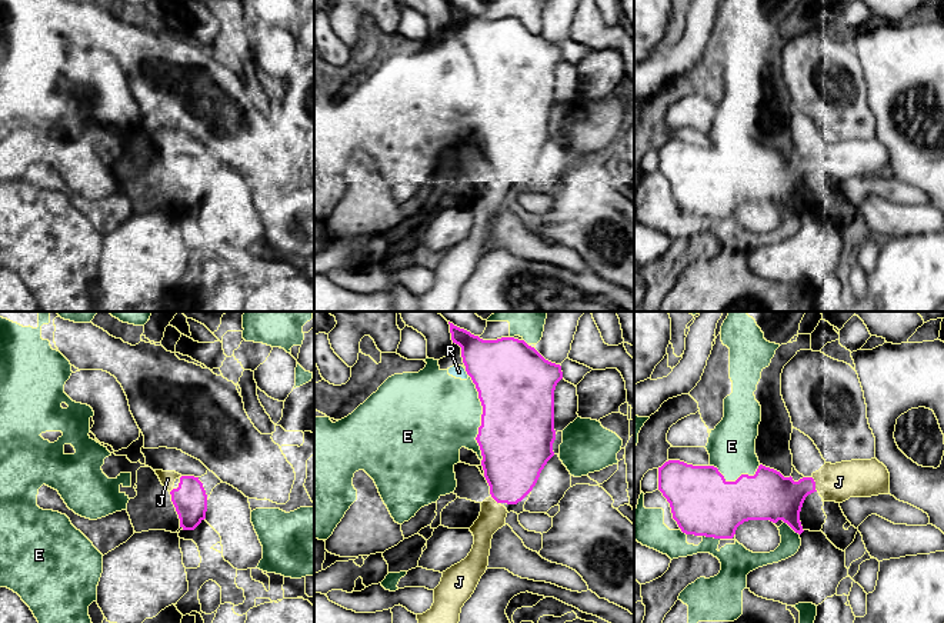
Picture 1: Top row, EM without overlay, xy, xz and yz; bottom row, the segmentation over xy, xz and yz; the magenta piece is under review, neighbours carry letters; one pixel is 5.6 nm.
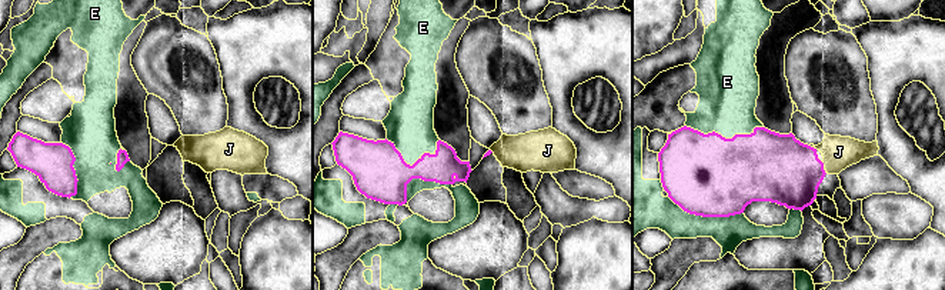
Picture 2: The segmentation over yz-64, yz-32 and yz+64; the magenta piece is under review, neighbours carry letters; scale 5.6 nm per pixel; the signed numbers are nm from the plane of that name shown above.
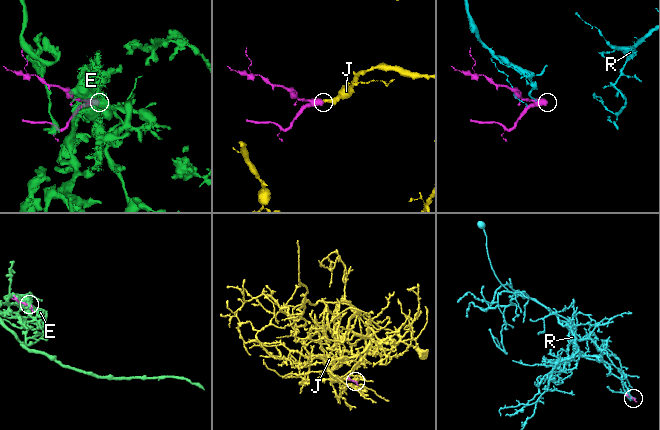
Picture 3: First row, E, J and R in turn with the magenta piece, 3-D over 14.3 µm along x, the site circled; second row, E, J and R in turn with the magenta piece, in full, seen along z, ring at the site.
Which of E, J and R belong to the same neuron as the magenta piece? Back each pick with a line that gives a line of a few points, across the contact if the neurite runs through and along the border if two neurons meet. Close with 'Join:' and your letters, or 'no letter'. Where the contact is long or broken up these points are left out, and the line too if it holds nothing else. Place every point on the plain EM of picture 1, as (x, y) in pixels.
Join: J

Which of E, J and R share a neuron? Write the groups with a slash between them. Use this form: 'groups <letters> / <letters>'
groups E / J / R

